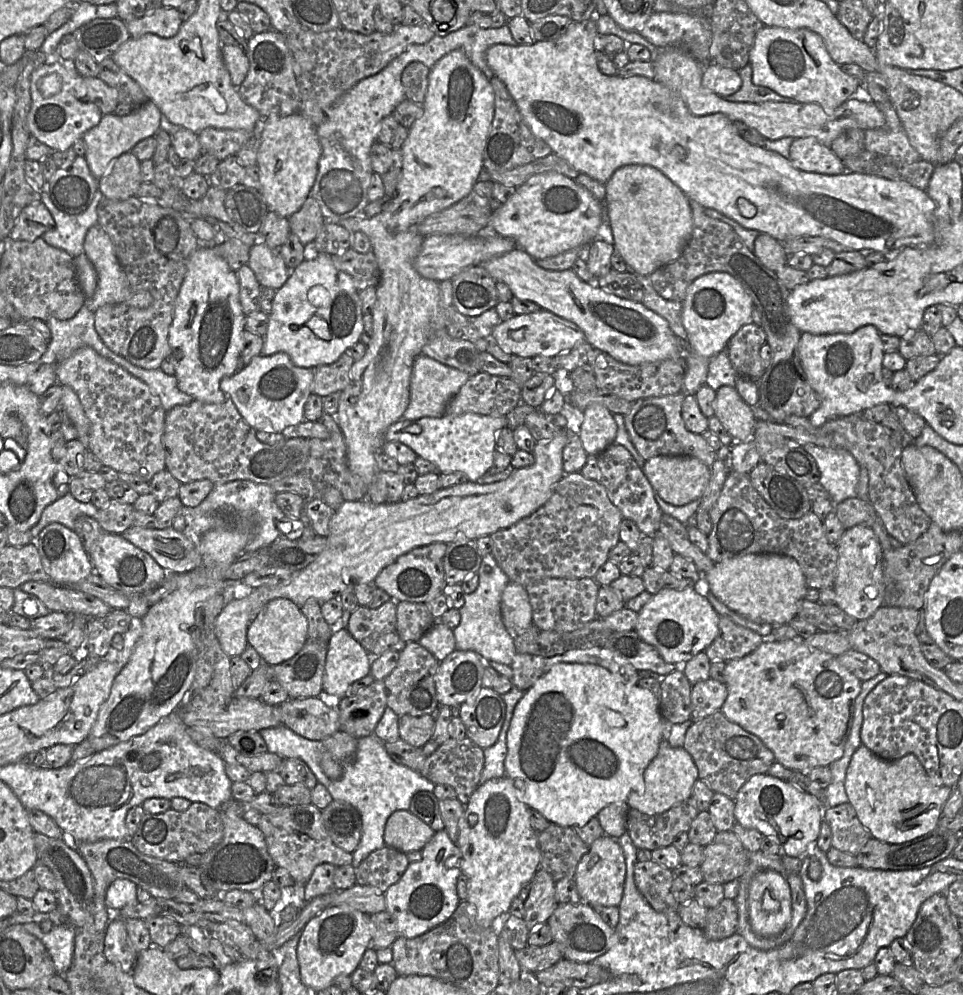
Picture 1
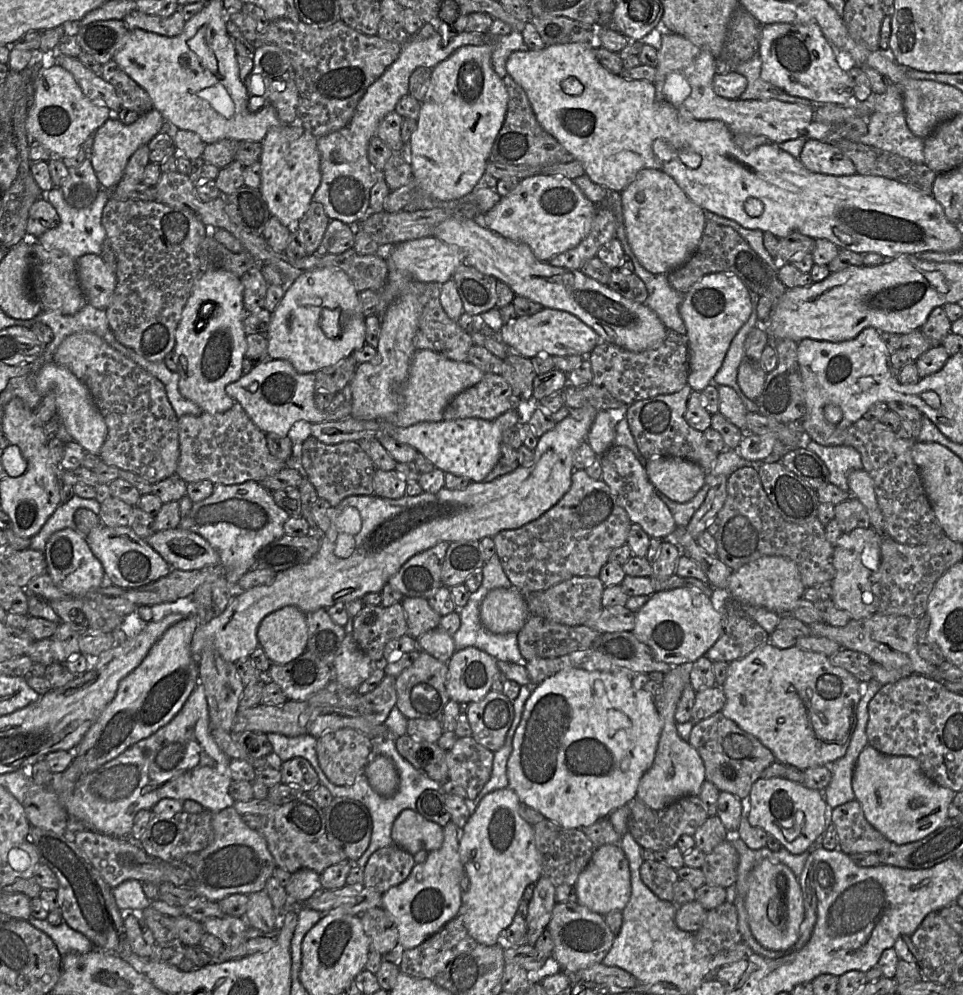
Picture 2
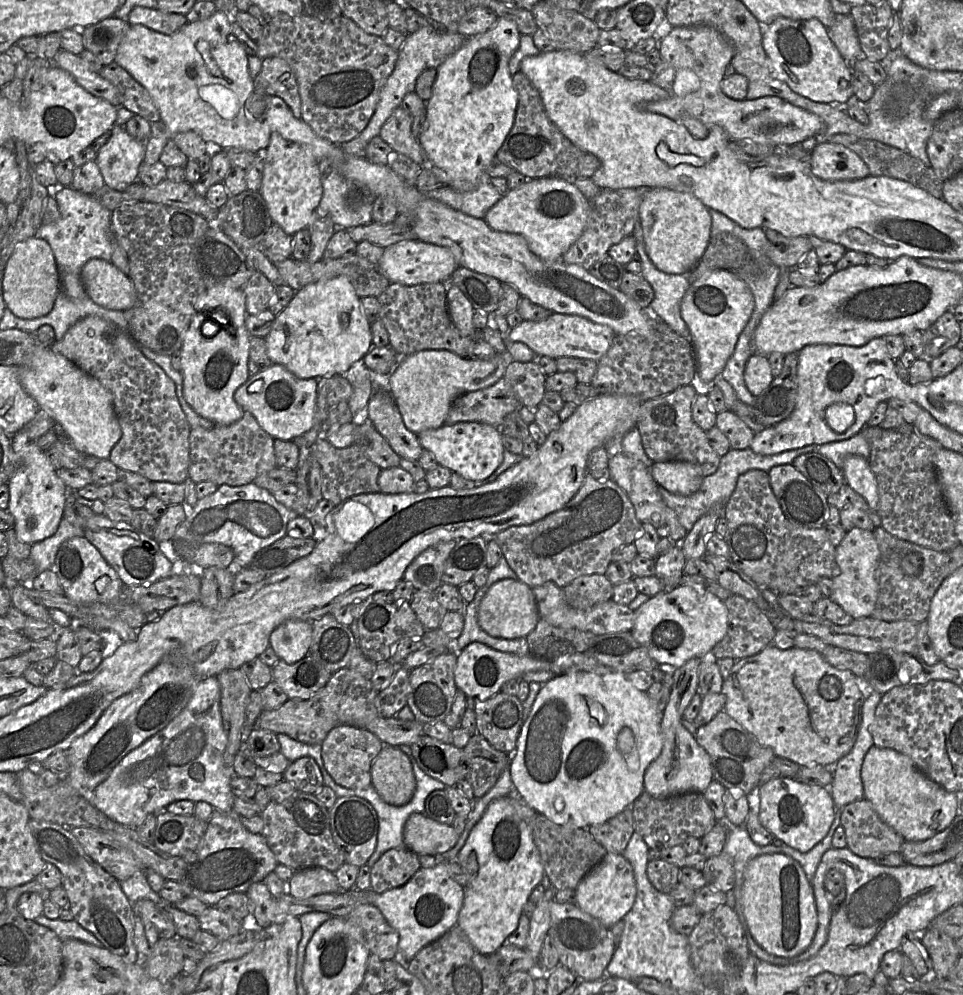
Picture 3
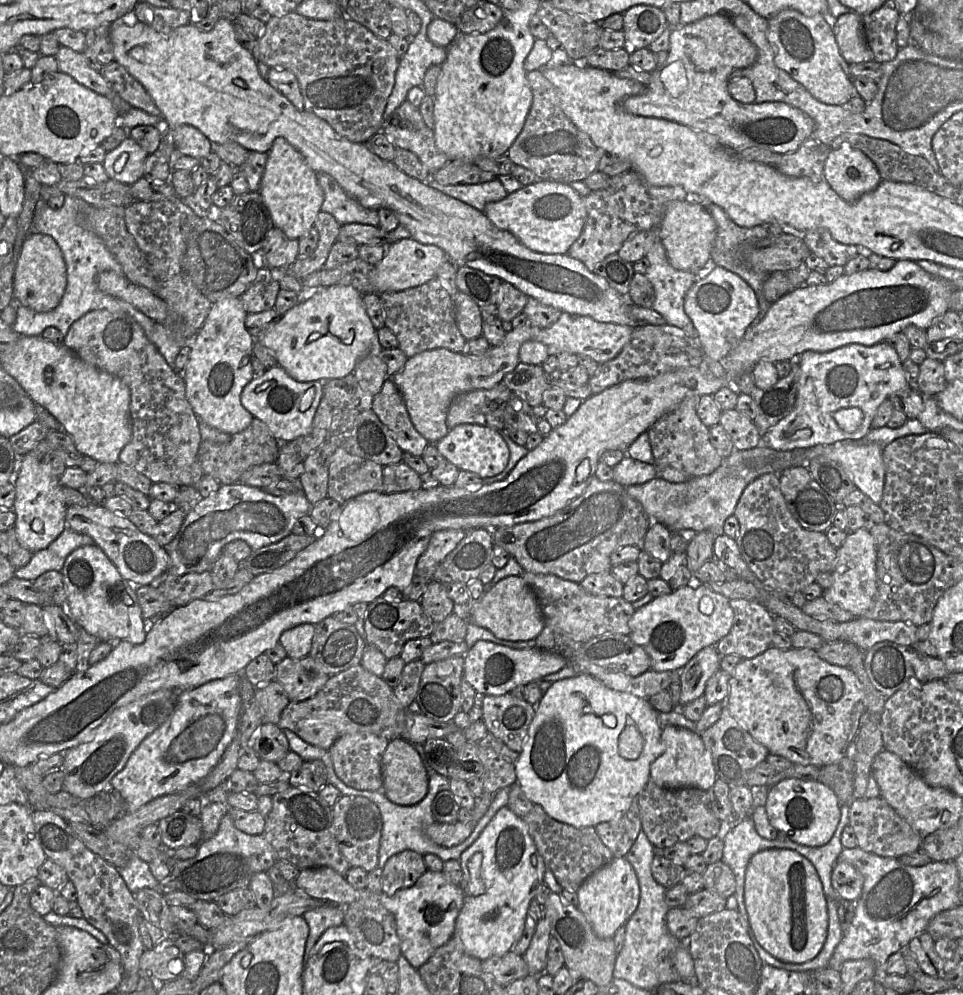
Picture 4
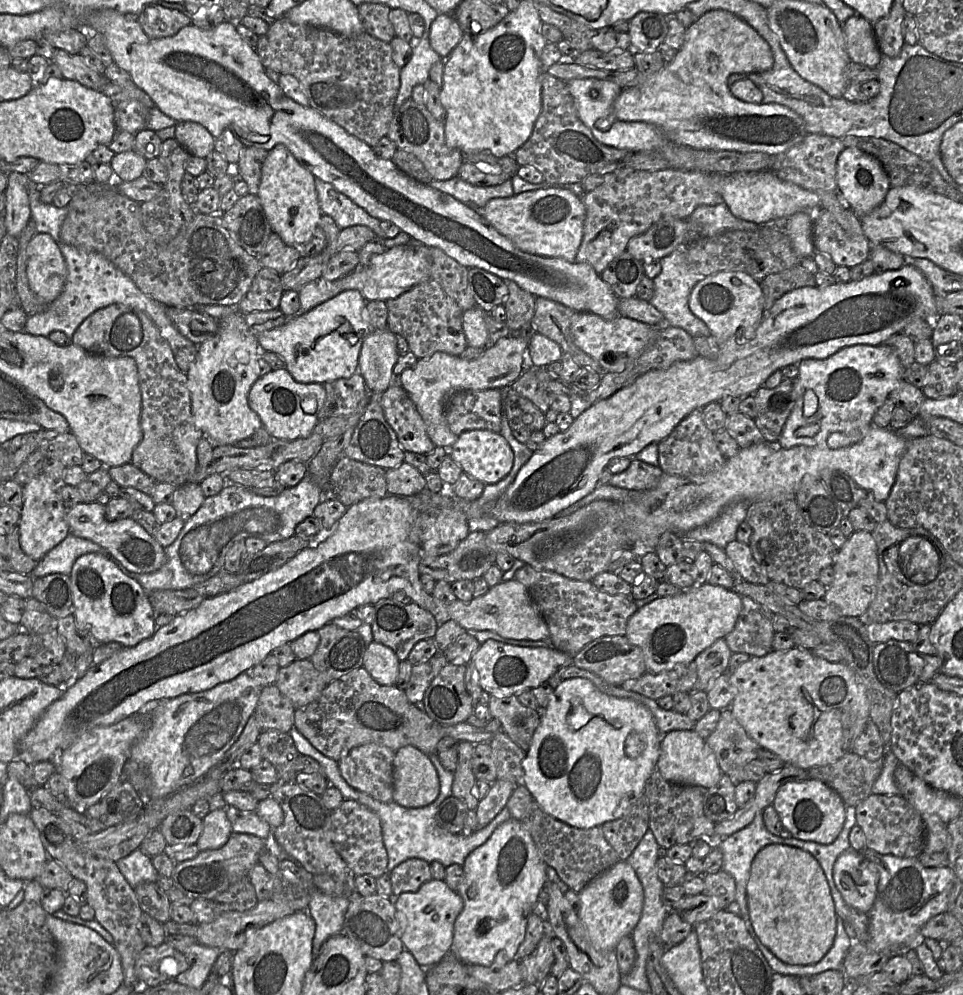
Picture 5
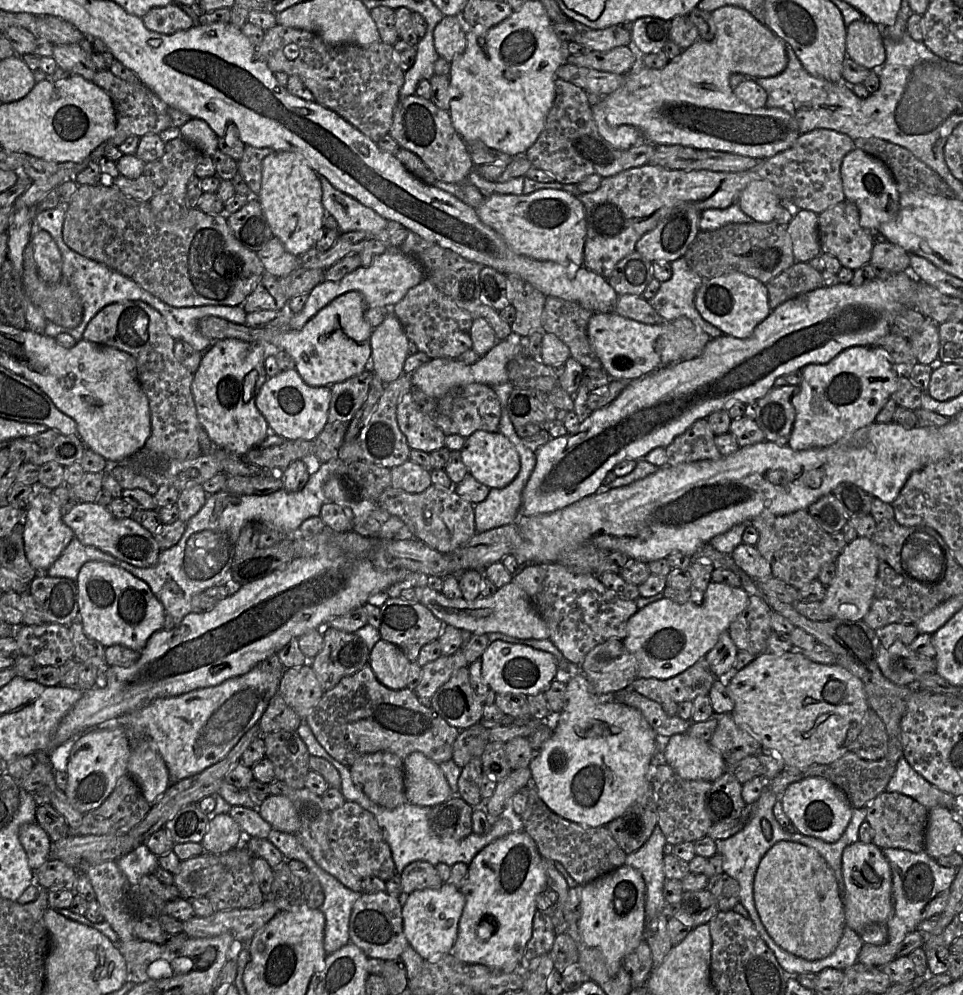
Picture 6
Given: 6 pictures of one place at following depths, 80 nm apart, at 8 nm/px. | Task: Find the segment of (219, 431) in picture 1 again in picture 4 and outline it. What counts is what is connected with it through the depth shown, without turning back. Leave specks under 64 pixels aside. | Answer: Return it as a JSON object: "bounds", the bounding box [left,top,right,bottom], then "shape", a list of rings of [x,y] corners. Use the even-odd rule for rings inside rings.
{"bounds":[197,418,279,485],"shape":[[[253,418],[251,424],[245,430],[231,435],[227,443],[201,441],[197,459],[205,476],[211,476],[221,485],[227,485],[240,483],[241,475],[254,466],[276,463],[278,455],[279,442],[262,421]]]}

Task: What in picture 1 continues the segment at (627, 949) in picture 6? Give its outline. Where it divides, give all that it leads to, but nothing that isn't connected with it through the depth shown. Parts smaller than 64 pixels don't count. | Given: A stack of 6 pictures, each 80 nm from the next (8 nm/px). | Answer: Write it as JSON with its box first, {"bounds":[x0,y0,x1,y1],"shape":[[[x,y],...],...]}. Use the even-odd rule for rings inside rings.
{"bounds":[574,835,626,907],"shape":[[[603,835],[596,839],[579,861],[574,881],[581,898],[590,906],[618,907],[624,892],[626,864],[618,840]]]}

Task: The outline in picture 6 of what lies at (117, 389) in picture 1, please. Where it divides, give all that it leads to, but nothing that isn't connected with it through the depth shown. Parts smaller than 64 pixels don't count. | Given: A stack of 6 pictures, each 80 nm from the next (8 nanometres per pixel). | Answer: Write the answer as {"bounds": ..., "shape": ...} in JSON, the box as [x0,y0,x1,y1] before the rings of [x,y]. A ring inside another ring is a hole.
{"bounds":[82,301,203,460],"shape":[[[124,301],[102,308],[88,323],[82,340],[110,346],[133,356],[137,363],[137,379],[149,401],[151,434],[144,447],[169,458],[189,460],[199,457],[198,437],[203,427],[198,421],[191,391],[193,374],[175,357],[175,339],[167,332],[166,323],[159,311],[142,301]]]}

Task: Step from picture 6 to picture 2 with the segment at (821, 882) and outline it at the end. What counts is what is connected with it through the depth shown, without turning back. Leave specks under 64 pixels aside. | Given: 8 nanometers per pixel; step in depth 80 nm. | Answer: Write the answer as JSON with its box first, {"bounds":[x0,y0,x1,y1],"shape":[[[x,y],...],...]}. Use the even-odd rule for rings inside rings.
{"bounds":[745,860,805,951],"shape":[[[763,860],[748,876],[745,900],[748,925],[755,940],[764,948],[788,951],[797,942],[805,916],[804,900],[798,877],[785,864]]]}

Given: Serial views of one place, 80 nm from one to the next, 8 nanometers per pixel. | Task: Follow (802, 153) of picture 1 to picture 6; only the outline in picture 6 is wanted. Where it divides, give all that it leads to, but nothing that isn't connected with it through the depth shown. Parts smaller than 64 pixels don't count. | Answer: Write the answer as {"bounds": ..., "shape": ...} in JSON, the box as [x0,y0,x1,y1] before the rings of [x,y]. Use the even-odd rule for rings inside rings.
{"bounds":[840,148,900,234],"shape":[[[855,148],[843,158],[840,175],[845,201],[857,207],[861,227],[875,234],[881,224],[895,218],[900,208],[900,193],[890,169],[881,160]]]}

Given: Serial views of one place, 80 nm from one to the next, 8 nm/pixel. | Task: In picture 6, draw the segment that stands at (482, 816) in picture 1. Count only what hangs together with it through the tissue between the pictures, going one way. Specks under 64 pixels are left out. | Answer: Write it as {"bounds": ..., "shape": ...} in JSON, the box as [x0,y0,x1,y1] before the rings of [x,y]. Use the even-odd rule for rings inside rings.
{"bounds":[450,830,547,973],"shape":[[[518,830],[498,838],[481,849],[468,864],[465,883],[460,889],[465,896],[458,935],[450,953],[469,964],[481,964],[493,971],[511,973],[521,968],[525,947],[532,935],[533,917],[537,911],[536,897],[547,887],[544,859],[534,840]]]}

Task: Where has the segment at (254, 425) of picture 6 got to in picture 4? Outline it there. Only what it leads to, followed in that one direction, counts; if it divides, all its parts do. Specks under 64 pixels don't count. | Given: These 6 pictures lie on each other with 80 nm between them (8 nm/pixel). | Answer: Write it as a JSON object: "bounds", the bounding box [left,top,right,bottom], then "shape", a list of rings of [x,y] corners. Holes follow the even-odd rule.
{"bounds":[184,298,254,435],"shape":[[[225,298],[211,305],[210,311],[199,331],[191,337],[188,362],[184,368],[186,398],[199,421],[229,435],[245,430],[254,416],[240,401],[243,388],[254,379],[252,369],[253,338],[245,326],[247,316],[240,298]]]}

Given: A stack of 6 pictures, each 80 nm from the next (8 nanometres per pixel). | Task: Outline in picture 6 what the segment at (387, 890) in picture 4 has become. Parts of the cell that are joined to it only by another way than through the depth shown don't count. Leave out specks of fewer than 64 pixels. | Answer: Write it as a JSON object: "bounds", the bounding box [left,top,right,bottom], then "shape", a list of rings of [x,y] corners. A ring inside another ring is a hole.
{"bounds":[400,861,443,894],"shape":[[[414,861],[408,864],[400,874],[401,891],[410,894],[416,890],[438,889],[443,885],[436,868],[425,861]]]}

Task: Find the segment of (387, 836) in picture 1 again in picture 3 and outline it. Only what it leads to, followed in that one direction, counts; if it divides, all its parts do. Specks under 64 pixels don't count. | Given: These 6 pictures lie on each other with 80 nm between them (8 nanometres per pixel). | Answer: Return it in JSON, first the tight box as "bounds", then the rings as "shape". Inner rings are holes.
{"bounds":[404,813,460,855],"shape":[[[420,813],[407,819],[404,830],[404,845],[417,855],[439,855],[456,845],[460,834],[451,825],[439,823]]]}

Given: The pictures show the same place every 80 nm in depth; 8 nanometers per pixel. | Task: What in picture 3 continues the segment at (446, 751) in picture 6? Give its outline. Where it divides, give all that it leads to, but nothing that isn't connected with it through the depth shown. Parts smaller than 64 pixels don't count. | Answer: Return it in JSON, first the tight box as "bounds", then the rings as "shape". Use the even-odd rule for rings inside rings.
{"bounds":[255,667,379,744],"shape":[[[348,667],[333,673],[326,685],[306,700],[288,699],[274,710],[263,710],[255,727],[283,733],[306,744],[321,744],[328,733],[340,725],[365,727],[370,721],[379,717],[375,700],[376,691],[369,678]]]}

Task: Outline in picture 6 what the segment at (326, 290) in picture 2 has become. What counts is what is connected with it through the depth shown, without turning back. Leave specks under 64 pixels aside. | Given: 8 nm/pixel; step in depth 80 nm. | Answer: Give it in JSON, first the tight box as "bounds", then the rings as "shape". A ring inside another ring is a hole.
{"bounds":[270,292,373,387],"shape":[[[347,292],[321,309],[302,329],[279,334],[270,343],[294,359],[295,370],[307,385],[331,387],[368,370],[373,328],[367,321],[366,310],[359,292]]]}

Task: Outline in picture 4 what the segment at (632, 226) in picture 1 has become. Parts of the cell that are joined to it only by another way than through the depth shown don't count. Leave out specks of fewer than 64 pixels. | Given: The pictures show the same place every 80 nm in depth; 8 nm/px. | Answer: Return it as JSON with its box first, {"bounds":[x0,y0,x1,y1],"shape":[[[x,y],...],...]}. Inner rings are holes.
{"bounds":[659,200,716,275],"shape":[[[686,200],[671,202],[666,207],[659,229],[661,243],[673,268],[696,275],[701,275],[708,268],[716,237],[716,223],[703,205]]]}

